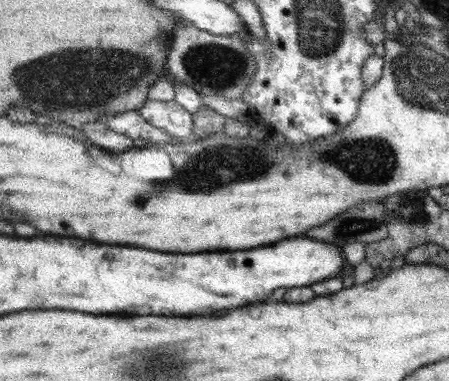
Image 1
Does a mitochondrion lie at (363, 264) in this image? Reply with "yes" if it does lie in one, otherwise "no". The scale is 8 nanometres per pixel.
no

